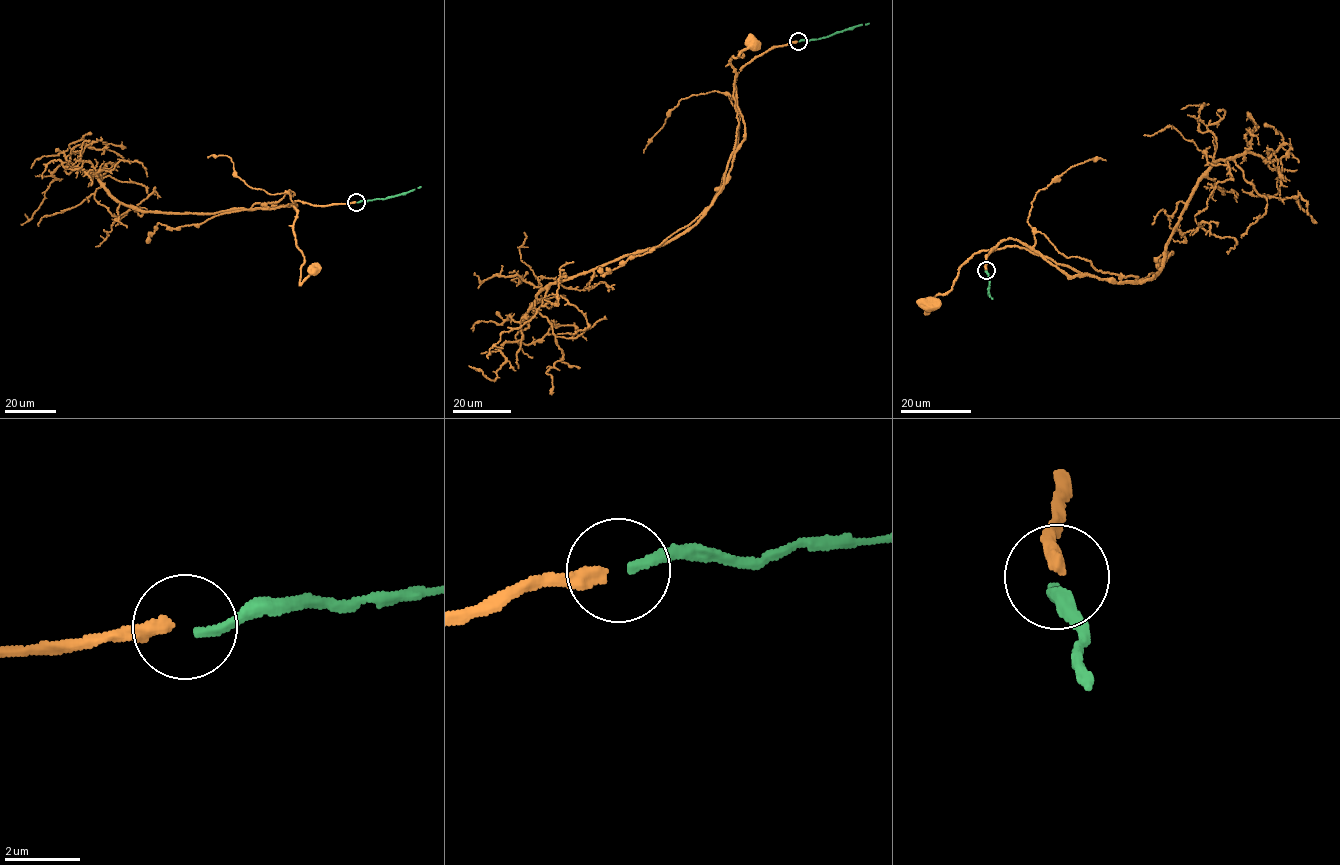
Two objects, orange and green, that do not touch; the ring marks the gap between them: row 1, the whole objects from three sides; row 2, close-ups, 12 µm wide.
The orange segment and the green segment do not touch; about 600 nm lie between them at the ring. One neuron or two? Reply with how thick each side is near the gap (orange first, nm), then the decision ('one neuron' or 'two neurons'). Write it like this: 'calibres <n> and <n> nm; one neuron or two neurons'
calibres 360 and 240 nm; one neuron

